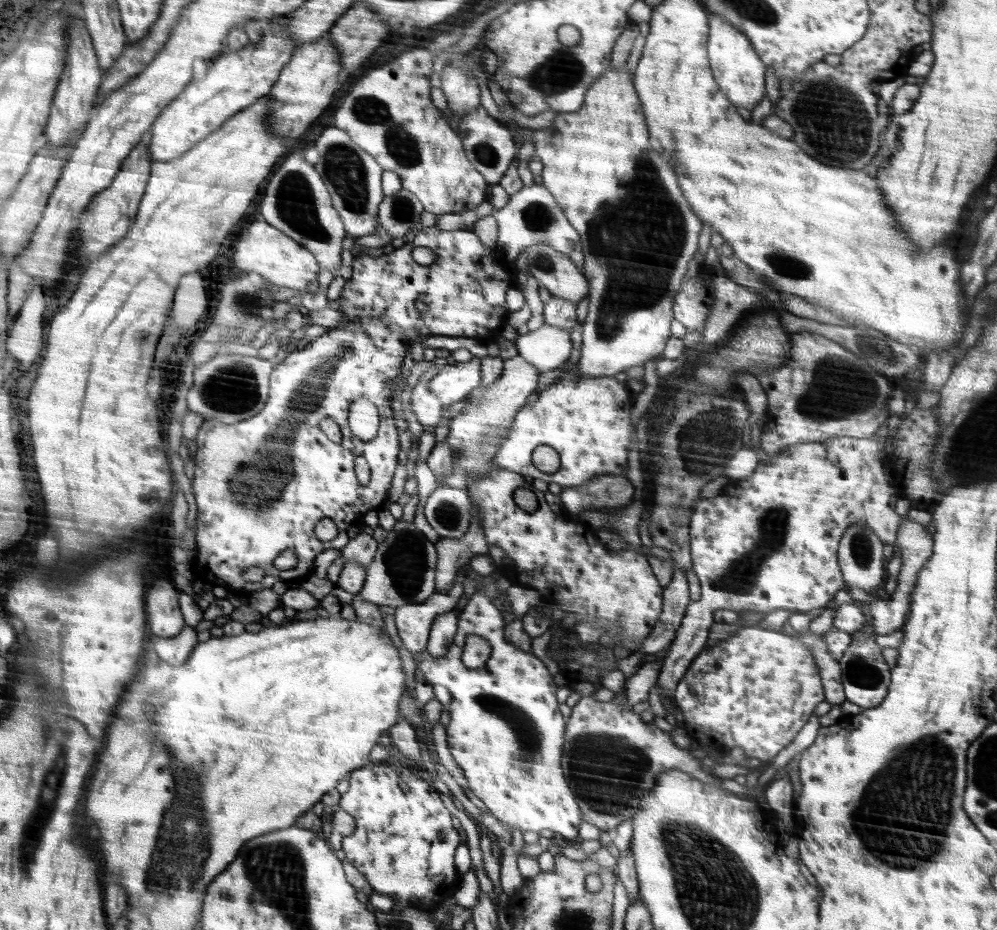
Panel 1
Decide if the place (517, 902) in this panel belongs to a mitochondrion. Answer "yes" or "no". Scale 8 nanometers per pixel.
no

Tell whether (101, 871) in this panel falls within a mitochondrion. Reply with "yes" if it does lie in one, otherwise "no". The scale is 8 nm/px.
no

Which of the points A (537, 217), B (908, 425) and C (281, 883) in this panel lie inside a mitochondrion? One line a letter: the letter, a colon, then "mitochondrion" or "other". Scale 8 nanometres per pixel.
A: mitochondrion
B: other
C: mitochondrion

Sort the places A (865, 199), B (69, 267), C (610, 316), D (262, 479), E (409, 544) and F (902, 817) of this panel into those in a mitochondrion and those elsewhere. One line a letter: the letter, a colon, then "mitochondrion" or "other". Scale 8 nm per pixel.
A: other
B: other
C: mitochondrion
D: mitochondrion
E: mitochondrion
F: mitochondrion

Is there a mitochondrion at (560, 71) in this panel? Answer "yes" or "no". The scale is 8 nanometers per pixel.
yes

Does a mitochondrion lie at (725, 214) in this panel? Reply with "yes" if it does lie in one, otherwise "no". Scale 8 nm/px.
no

